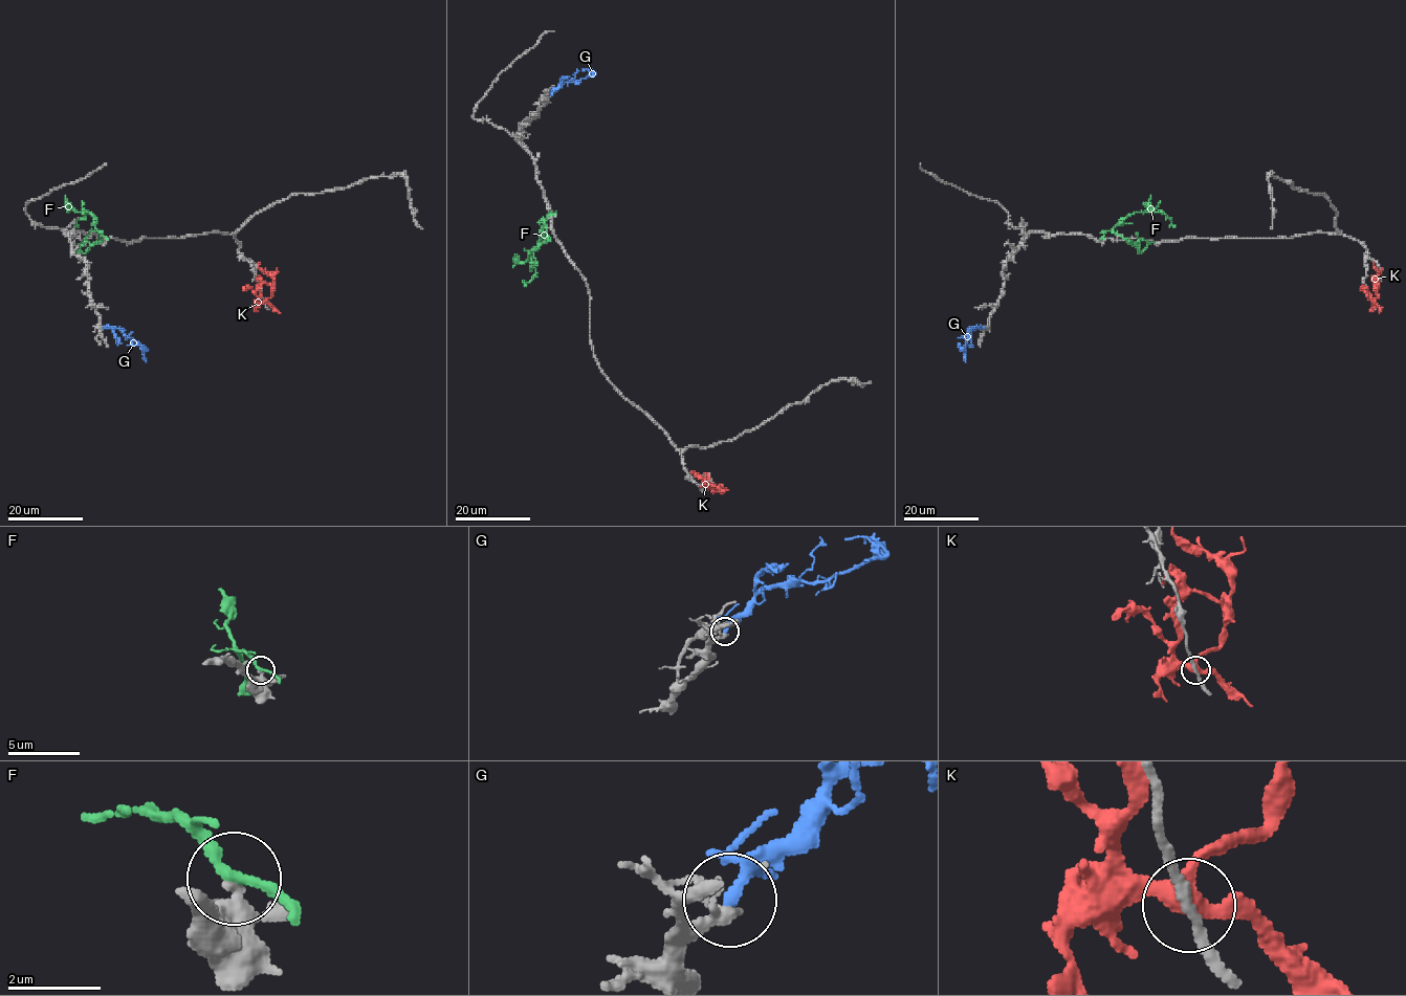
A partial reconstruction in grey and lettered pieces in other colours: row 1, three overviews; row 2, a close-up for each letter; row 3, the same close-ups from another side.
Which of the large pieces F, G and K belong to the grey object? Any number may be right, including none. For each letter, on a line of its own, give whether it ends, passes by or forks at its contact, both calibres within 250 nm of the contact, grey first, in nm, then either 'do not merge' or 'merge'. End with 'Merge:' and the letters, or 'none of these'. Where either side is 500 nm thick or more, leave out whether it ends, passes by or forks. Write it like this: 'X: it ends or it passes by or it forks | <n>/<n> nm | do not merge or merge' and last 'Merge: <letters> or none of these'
F: it passes by | 260/240 nm | do not merge
G: it forks | 190/160 nm | merge
K: it forks | 180/340 nm | do not merge
Merge: G

